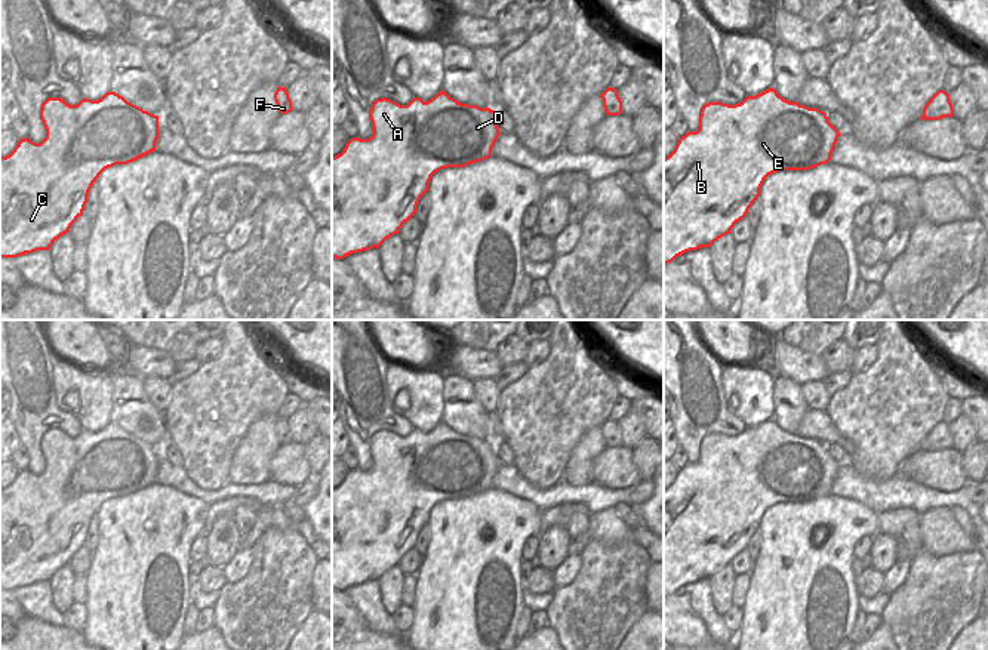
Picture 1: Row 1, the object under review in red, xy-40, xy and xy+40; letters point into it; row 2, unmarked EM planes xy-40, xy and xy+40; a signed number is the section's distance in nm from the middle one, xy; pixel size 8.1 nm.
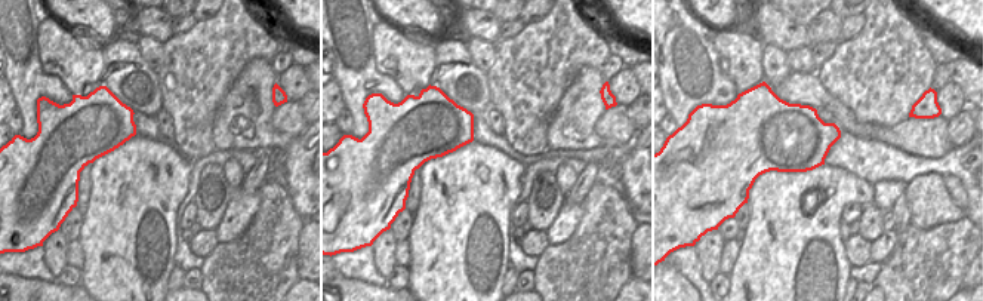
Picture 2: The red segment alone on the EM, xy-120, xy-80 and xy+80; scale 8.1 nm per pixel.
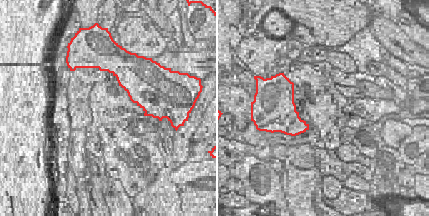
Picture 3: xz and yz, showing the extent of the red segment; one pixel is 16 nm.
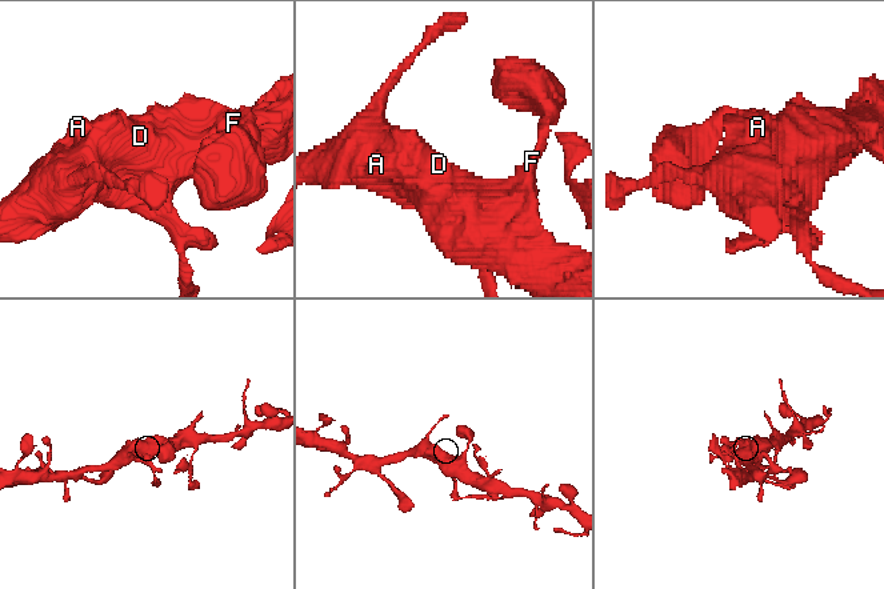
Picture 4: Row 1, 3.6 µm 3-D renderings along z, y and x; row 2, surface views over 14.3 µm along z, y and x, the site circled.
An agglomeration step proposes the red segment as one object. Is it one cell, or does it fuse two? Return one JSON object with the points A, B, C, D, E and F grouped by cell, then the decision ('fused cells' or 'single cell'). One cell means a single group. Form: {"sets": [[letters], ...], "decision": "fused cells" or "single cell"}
{"sets": [["A", "B", "C", "D", "E", "F"]], "decision": "single cell"}

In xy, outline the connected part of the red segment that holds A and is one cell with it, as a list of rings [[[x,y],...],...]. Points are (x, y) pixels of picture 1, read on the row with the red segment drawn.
[[[443,90],[427,102],[421,98],[413,98],[407,105],[400,105],[387,98],[376,99],[369,111],[369,118],[372,121],[373,135],[369,139],[360,139],[358,136],[348,139],[344,151],[332,157],[332,258],[335,259],[344,259],[351,253],[370,250],[373,247],[378,249],[387,238],[398,234],[403,224],[415,216],[416,206],[421,197],[428,191],[428,184],[435,172],[447,167],[465,167],[492,157],[492,148],[501,133],[496,124],[496,113],[493,110],[487,107],[480,108],[477,105],[461,104]]]

